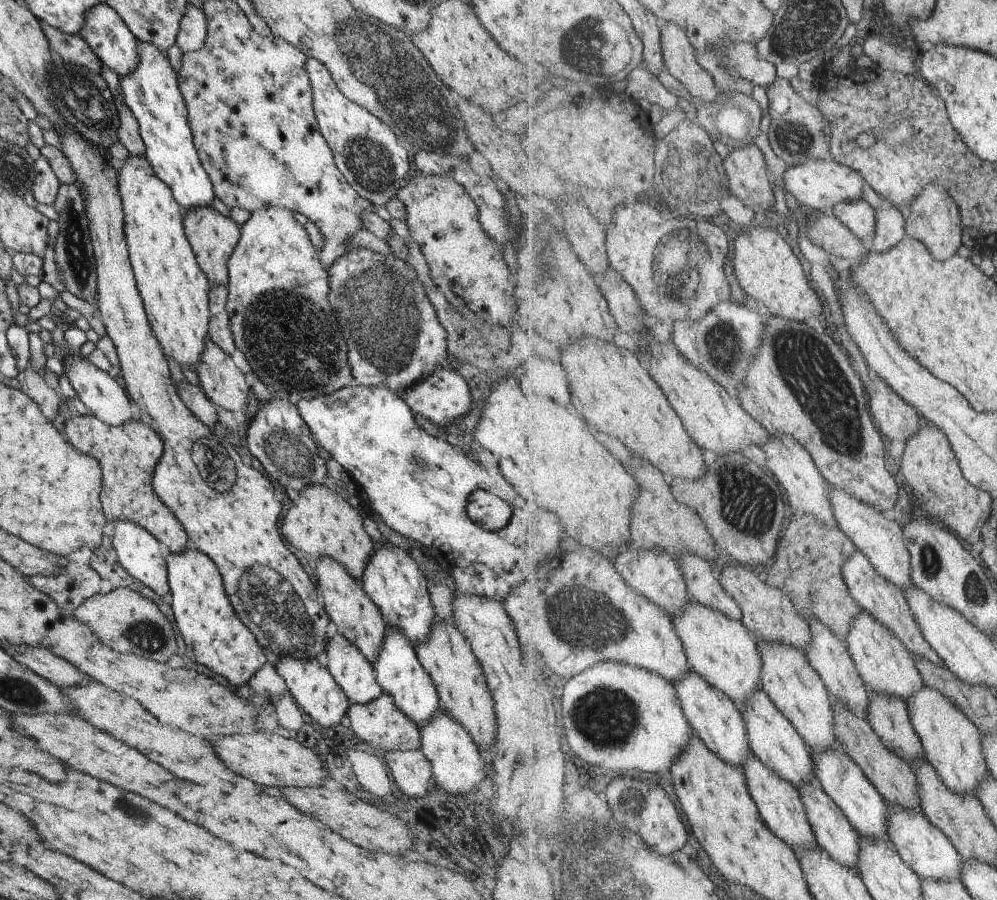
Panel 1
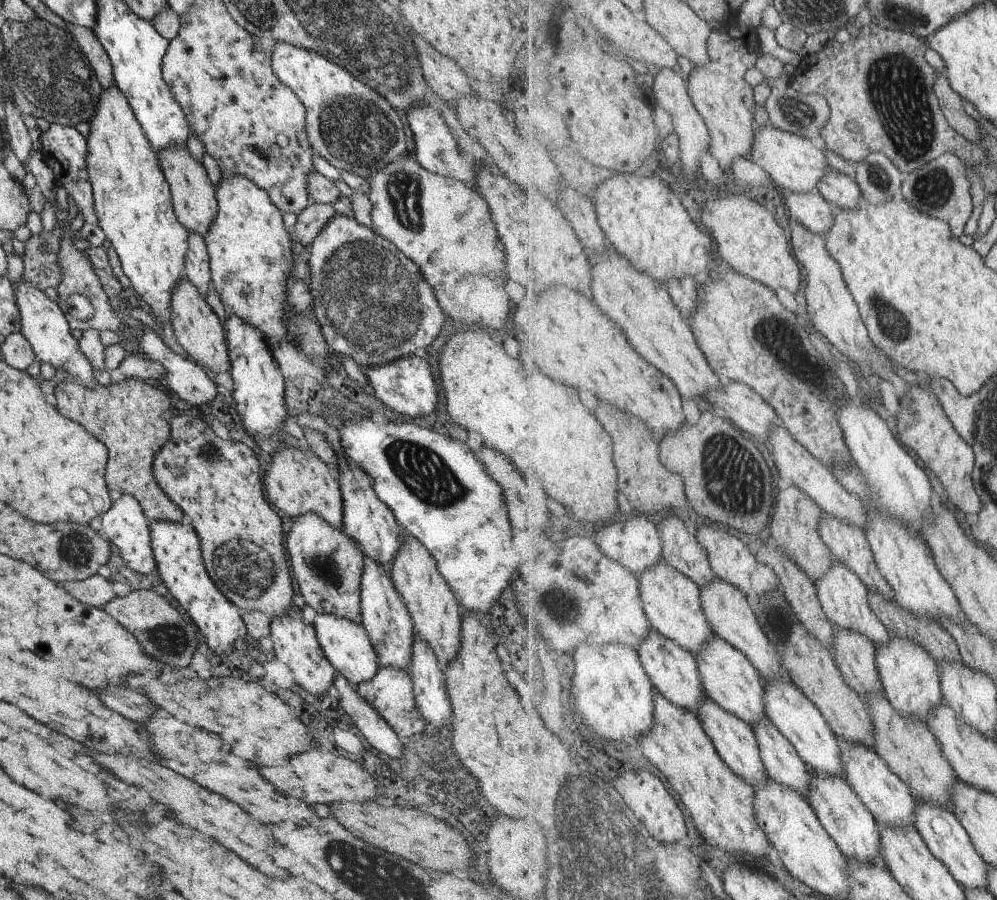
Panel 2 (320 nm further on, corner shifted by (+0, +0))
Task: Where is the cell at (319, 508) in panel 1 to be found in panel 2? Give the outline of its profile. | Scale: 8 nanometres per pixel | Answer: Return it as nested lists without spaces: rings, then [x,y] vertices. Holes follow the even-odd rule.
[[[281,445],[274,454],[269,457],[269,470],[263,474],[264,494],[272,508],[283,512],[295,520],[303,513],[316,514],[333,526],[342,528],[343,524],[343,500],[337,480],[329,474],[329,468],[315,454],[309,450],[297,450],[297,448]]]

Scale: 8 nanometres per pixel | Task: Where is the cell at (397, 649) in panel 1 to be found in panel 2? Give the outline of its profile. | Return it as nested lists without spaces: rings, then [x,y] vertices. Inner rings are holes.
[[[363,557],[363,574],[361,574],[361,586],[359,586],[359,602],[361,604],[360,623],[363,625],[363,628],[369,637],[373,650],[376,652],[376,659],[379,666],[400,668],[410,676],[408,664],[414,632],[412,620],[407,609],[403,606],[399,594],[397,594],[397,591],[393,588],[393,583],[390,579],[387,567],[373,562],[371,558]]]

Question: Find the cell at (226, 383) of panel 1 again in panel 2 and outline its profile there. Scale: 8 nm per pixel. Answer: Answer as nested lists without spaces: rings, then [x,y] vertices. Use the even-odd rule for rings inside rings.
[[[185,276],[175,286],[177,288],[173,288],[169,308],[171,308],[171,328],[176,342],[187,353],[187,356],[201,368],[209,369],[216,376],[227,373],[230,369],[227,344],[225,344],[219,320],[206,304],[204,298],[201,298],[201,294],[195,290],[195,286]]]

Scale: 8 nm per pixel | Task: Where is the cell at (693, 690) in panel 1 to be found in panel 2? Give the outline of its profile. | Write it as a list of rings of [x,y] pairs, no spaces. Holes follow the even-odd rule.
[[[651,628],[651,633],[644,638],[644,644],[640,646],[638,652],[656,690],[676,705],[698,714],[707,694],[701,682],[700,666],[695,654],[682,647],[677,641],[667,638],[655,628]]]

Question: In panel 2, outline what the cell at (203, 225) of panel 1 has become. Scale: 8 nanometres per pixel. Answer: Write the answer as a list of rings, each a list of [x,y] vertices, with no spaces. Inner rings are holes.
[[[169,146],[165,150],[159,150],[156,158],[158,159],[161,173],[170,191],[175,219],[187,232],[199,234],[203,238],[205,232],[209,230],[209,224],[213,222],[213,218],[217,214],[217,204],[214,198],[214,188],[207,179],[207,174],[202,164],[199,164],[187,152],[186,146]]]

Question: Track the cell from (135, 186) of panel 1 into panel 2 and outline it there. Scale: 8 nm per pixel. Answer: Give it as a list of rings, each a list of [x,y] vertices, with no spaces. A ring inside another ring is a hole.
[[[116,86],[101,89],[97,108],[88,122],[87,142],[87,176],[91,184],[95,216],[104,238],[115,250],[121,263],[123,274],[129,280],[130,287],[151,310],[151,317],[157,323],[171,320],[169,300],[175,284],[181,282],[185,275],[183,258],[187,252],[188,232],[177,222],[172,210],[172,201],[167,182],[161,173],[156,154],[142,134],[141,128],[133,116],[123,94]]]

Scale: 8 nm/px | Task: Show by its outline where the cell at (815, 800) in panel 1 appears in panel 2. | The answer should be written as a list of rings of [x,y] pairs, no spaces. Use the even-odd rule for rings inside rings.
[[[769,717],[759,719],[752,729],[760,742],[767,774],[808,798],[812,781],[811,770],[793,743]]]

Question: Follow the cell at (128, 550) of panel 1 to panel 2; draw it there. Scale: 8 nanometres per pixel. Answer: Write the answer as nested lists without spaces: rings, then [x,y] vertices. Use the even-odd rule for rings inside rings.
[[[121,494],[115,502],[111,503],[109,510],[102,514],[101,528],[107,536],[107,541],[113,543],[119,553],[121,560],[133,572],[139,574],[149,574],[155,568],[155,562],[151,550],[151,538],[149,528],[147,527],[148,519],[142,513],[141,507],[135,498],[129,494]]]

